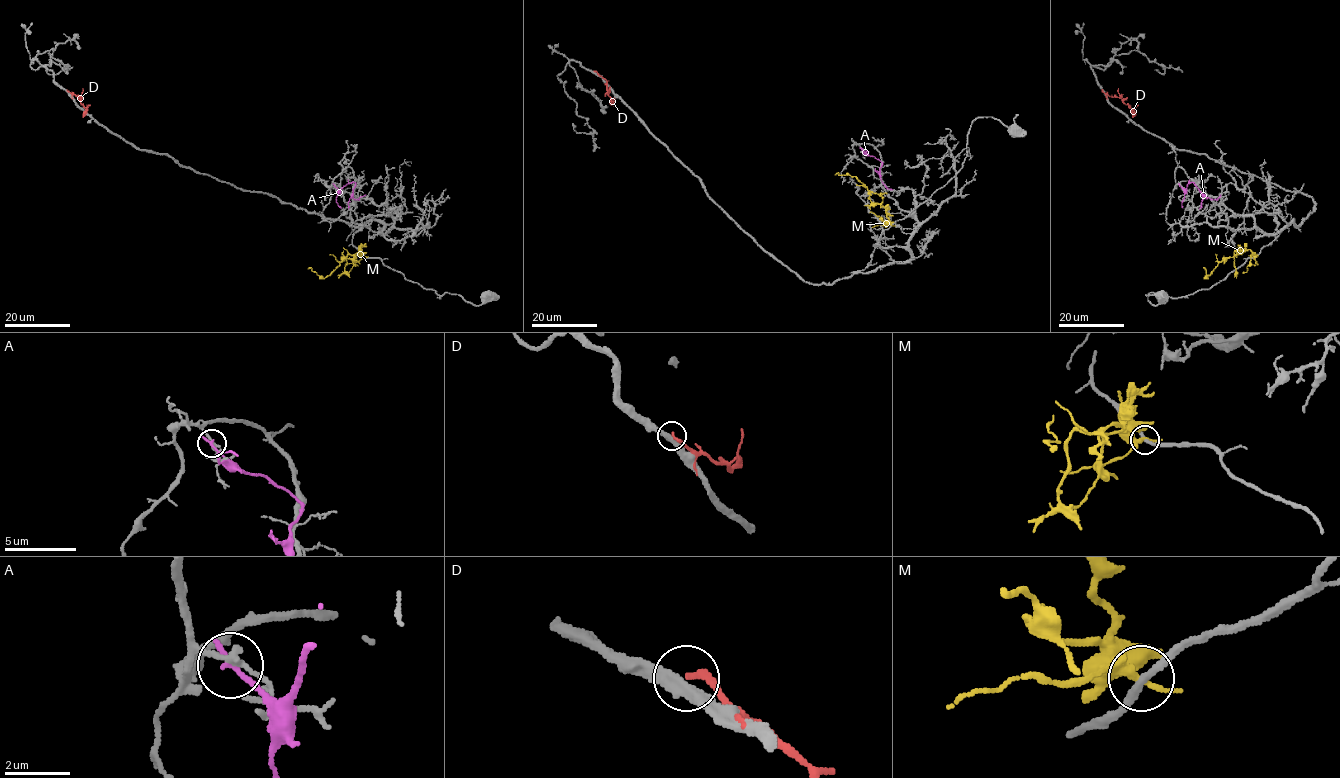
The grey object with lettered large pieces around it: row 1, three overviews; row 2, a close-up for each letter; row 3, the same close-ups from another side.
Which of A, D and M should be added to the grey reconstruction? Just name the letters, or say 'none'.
none

